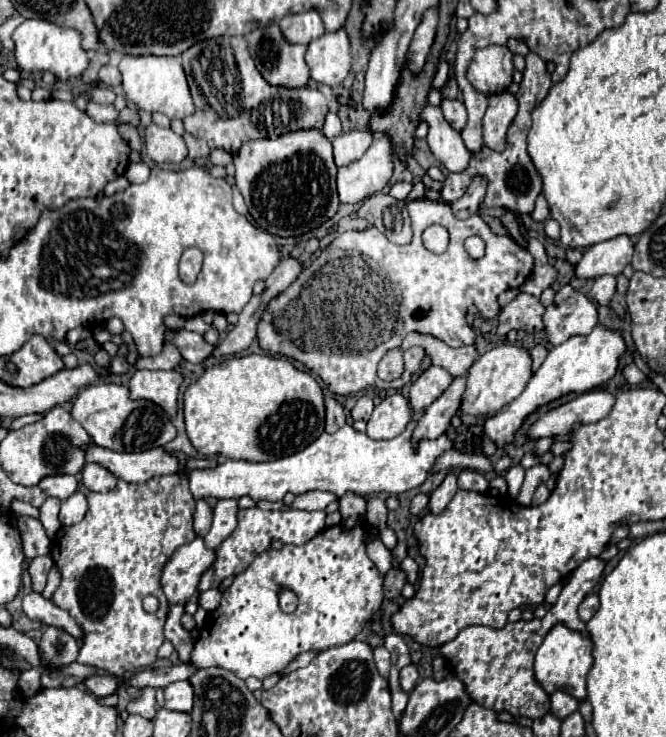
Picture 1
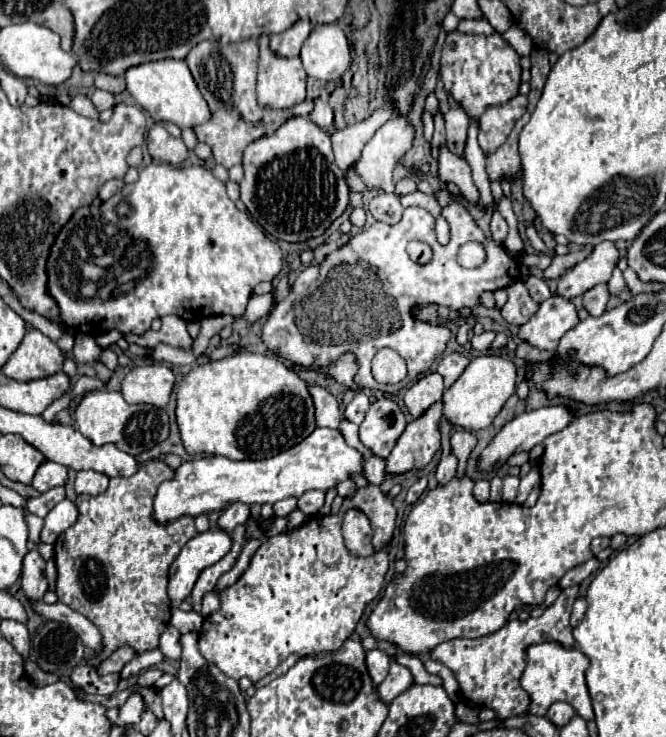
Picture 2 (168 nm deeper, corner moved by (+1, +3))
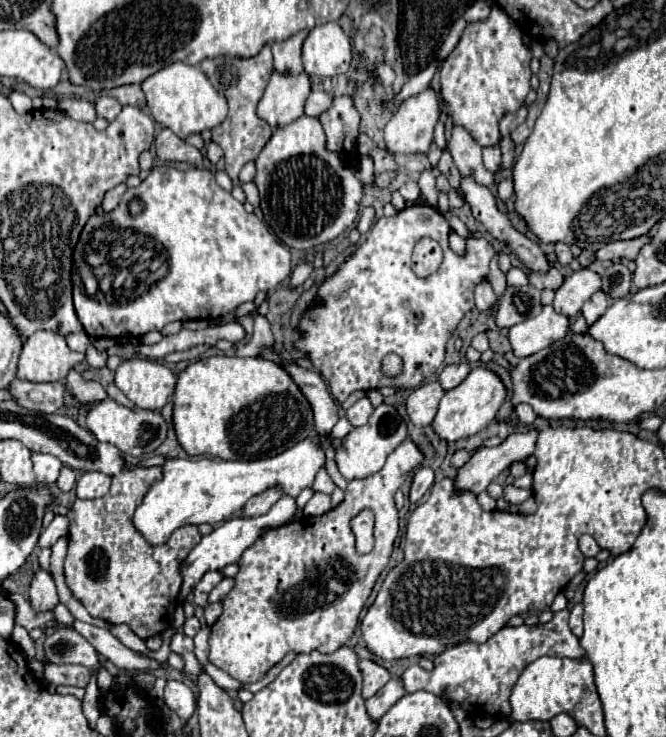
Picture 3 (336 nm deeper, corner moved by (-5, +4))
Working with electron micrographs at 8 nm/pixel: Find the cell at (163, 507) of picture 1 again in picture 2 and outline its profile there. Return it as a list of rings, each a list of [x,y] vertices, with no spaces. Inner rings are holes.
[[[150,460],[140,466],[140,470],[130,476],[116,476],[110,480],[106,492],[98,496],[80,496],[78,500],[78,520],[70,526],[60,538],[54,542],[54,562],[58,568],[58,600],[70,606],[72,610],[84,614],[102,634],[102,650],[96,652],[94,658],[88,658],[88,664],[98,668],[114,650],[122,646],[130,646],[136,654],[158,648],[162,632],[168,628],[166,612],[162,604],[168,604],[166,584],[168,584],[168,568],[182,550],[182,546],[194,538],[198,532],[194,528],[194,518],[178,518],[176,522],[160,524],[152,518],[152,498],[156,496],[156,486],[164,482],[164,478],[172,478],[172,468],[162,460]]]

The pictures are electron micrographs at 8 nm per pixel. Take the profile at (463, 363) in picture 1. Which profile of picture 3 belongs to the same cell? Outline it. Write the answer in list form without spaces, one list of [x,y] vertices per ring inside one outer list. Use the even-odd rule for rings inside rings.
[[[468,363],[448,365],[448,367],[444,367],[444,371],[438,375],[438,381],[440,381],[442,389],[444,389],[444,391],[448,391],[448,389],[458,387],[458,385],[466,379],[466,375],[468,375],[468,373],[470,373],[470,365],[468,365]]]

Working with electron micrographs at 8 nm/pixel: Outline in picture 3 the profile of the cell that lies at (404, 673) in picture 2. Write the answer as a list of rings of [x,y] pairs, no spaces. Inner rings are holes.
[[[398,677],[390,679],[374,697],[370,697],[366,701],[366,711],[370,713],[370,719],[372,721],[380,721],[380,717],[404,695],[404,687],[402,687],[402,681]]]

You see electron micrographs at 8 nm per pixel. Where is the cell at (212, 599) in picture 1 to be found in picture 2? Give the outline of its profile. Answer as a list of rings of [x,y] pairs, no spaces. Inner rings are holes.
[[[208,592],[202,600],[202,616],[210,616],[212,612],[216,612],[220,608],[220,596],[218,592]]]

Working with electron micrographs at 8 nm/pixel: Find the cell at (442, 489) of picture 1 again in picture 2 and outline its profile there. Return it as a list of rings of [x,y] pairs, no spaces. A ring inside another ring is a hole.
[[[450,454],[448,458],[444,458],[438,464],[438,468],[436,468],[436,480],[438,480],[440,486],[446,486],[456,476],[456,466],[458,466],[458,462],[456,462],[454,454]]]

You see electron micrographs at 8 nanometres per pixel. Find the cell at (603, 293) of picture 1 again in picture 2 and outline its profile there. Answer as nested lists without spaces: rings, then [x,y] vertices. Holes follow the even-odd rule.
[[[606,284],[594,286],[592,290],[588,290],[588,292],[584,294],[584,308],[586,308],[592,316],[600,316],[600,314],[606,310],[608,298],[610,298],[610,292],[608,292],[608,286],[606,286]]]

